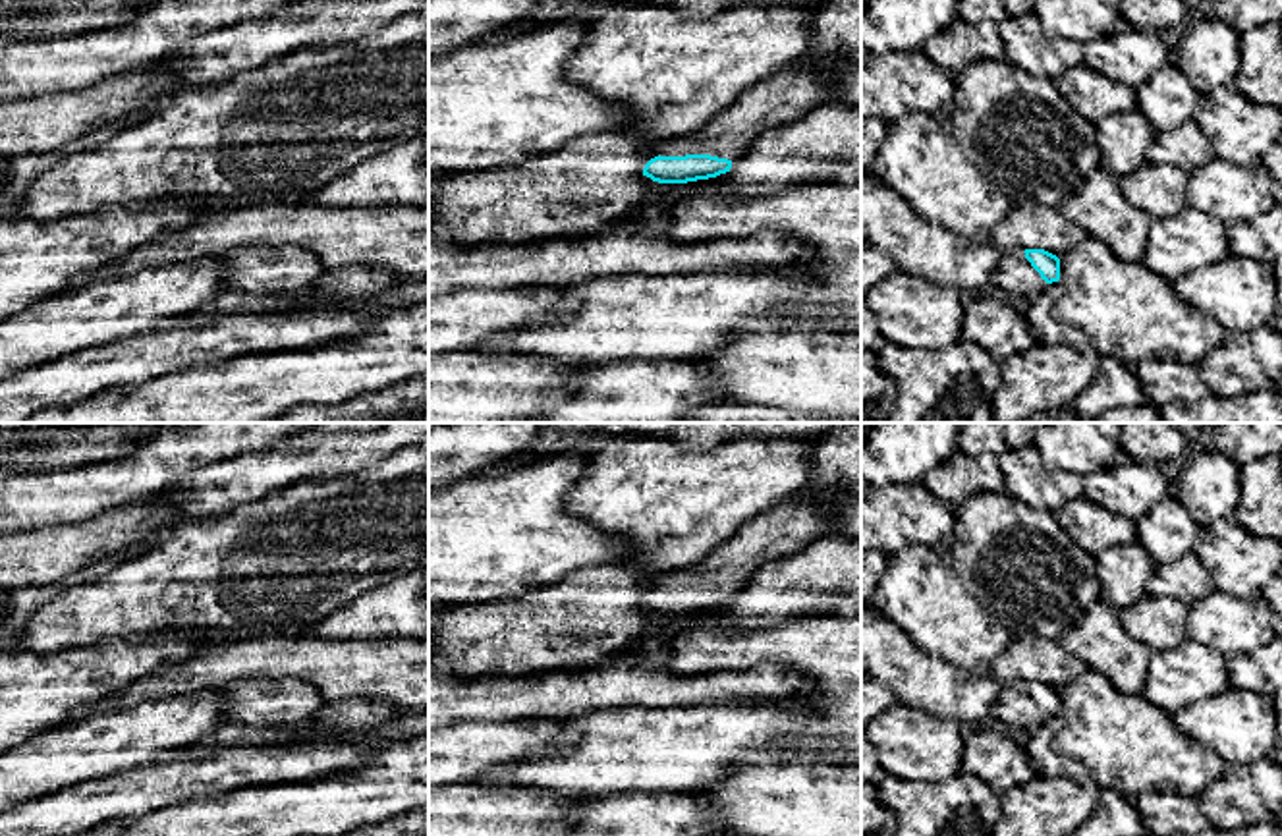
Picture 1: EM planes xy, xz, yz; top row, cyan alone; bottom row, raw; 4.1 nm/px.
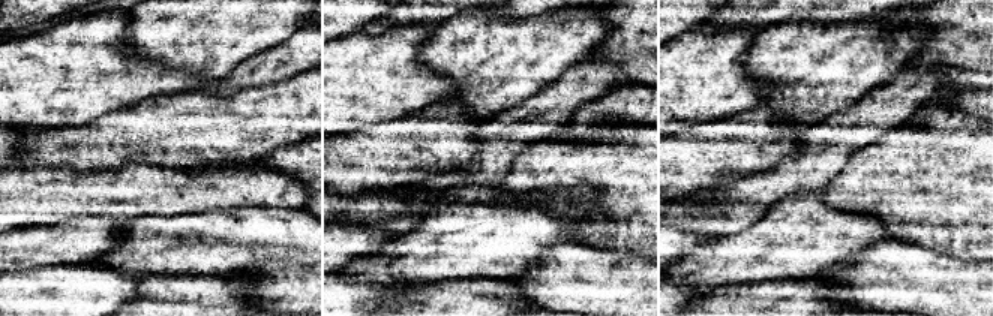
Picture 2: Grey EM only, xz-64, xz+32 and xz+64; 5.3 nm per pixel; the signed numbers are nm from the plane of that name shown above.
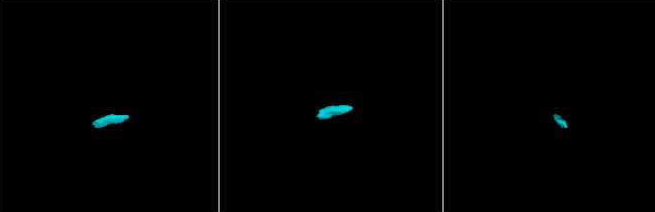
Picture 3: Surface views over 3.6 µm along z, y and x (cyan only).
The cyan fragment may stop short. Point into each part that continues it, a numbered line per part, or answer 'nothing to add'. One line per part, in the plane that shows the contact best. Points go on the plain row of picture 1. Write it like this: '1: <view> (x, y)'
1: xz (790, 526)

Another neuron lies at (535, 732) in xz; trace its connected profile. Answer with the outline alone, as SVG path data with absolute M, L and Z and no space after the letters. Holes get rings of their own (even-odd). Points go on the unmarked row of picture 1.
M521 718L429 732L429 788L471 784L479 776L512 768L564 730L564 718Z

